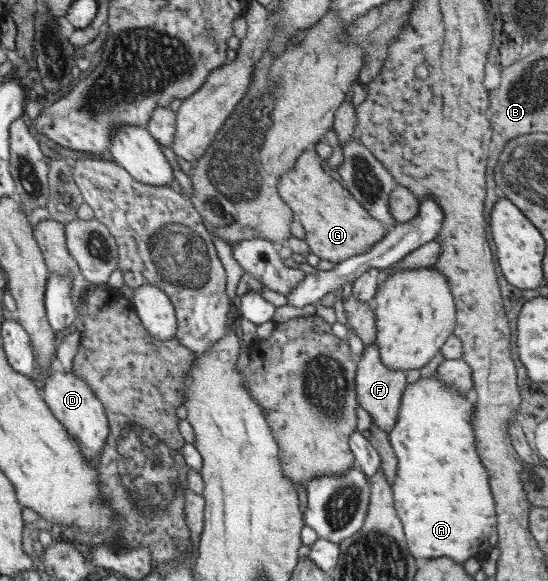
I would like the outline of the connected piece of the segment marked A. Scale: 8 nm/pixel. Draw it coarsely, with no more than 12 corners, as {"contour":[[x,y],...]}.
{"contour":[[436,374],[389,433],[416,558],[496,545],[476,402]]}

